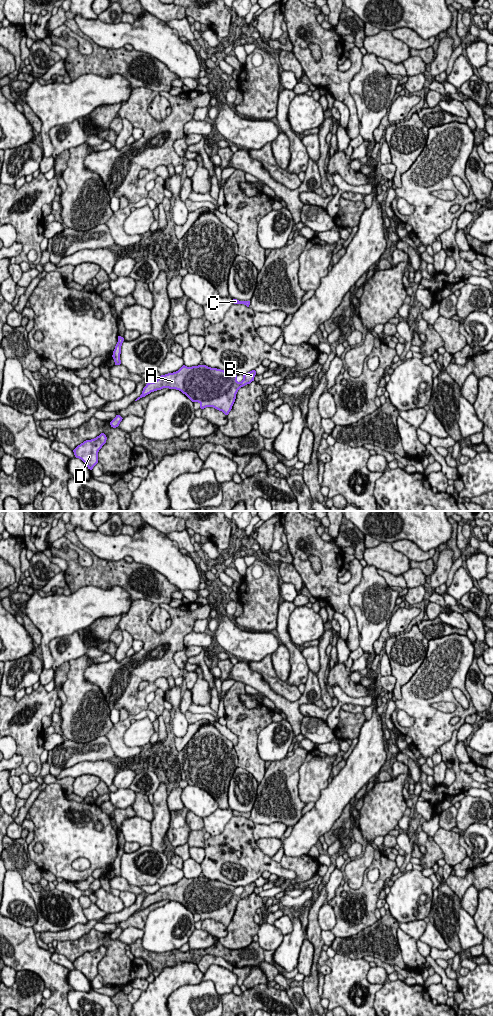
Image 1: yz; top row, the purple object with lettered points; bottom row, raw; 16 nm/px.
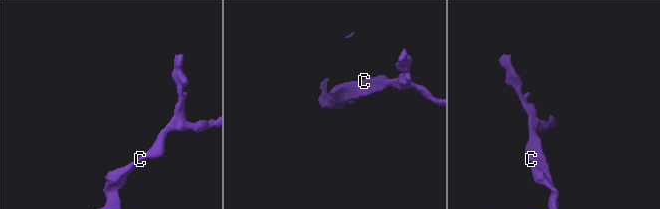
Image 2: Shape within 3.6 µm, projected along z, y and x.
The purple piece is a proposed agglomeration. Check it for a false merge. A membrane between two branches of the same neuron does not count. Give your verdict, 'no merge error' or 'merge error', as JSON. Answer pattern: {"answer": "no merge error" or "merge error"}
{"answer": "no merge error"}

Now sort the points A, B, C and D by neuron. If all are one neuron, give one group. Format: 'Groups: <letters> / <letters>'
Groups: A B C D

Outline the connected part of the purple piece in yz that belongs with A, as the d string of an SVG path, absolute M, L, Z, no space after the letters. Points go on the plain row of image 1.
M183 877L178 883L161 887L156 893L149 894L143 900L142 906L135 912L150 906L151 904L161 902L163 900L176 901L185 906L192 914L198 914L200 920L213 919L228 927L236 911L238 902L254 893L256 883L252 882L243 887L241 894L237 893L237 887L228 885L224 882L211 880L206 877L198 877L187 879Z

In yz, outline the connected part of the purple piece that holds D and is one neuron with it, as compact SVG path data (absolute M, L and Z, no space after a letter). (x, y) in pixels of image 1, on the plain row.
M101 945L94 951L84 953L73 962L75 969L81 971L88 981L92 982L98 975L98 964L106 952L106 947Z

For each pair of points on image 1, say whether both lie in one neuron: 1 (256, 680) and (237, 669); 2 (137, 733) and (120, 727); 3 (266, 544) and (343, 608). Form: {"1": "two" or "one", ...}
{"1": "one", "2": "two", "3": "two"}

